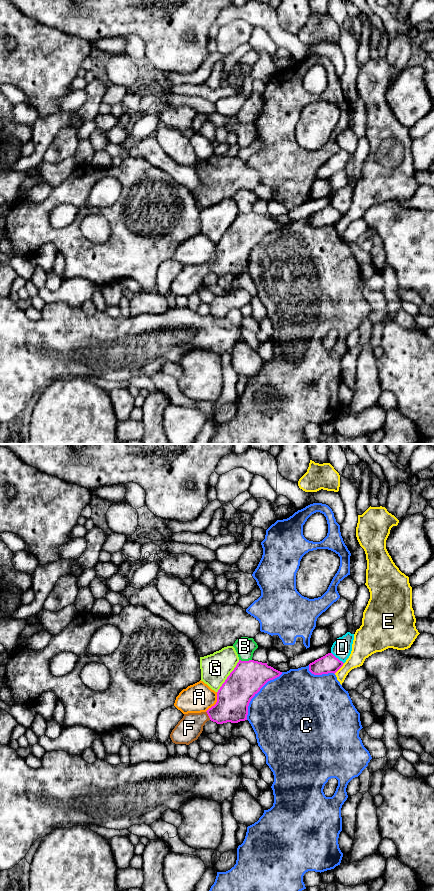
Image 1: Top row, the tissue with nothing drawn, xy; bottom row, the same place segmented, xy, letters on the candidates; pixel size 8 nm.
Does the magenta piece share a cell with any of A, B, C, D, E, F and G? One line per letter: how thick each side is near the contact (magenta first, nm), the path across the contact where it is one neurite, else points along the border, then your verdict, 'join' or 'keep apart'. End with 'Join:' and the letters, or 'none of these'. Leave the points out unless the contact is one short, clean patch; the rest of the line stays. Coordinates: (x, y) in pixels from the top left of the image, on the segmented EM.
A: calibres 260 and 240 nm; keep apart
B: calibres 280 and 160 nm; keep apart
C: calibres 280 and 500 nm; keep apart
D: calibres 150 and 160 nm; border xy (331, 652), (343, 663); keep apart
E: calibres 150 and 170 nm; border xy (344, 663), (334, 673); keep apart
F: calibres 260 and 200 nm; way xy (233, 698), (218, 713), (208, 715), (197, 720), (189, 728); join
G: calibres 280 and 240 nm; keep apart
Join: F

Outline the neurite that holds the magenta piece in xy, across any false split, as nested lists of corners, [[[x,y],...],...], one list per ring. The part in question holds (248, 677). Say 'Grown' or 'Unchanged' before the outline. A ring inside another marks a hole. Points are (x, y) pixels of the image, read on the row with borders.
Grown. [[[254,660],[241,661],[237,663],[234,670],[227,677],[217,692],[217,702],[206,712],[184,714],[170,734],[170,738],[175,744],[189,745],[197,740],[203,731],[203,726],[209,720],[217,724],[227,722],[238,723],[247,720],[248,706],[251,699],[260,691],[260,689],[270,680],[279,677],[282,672]]]

